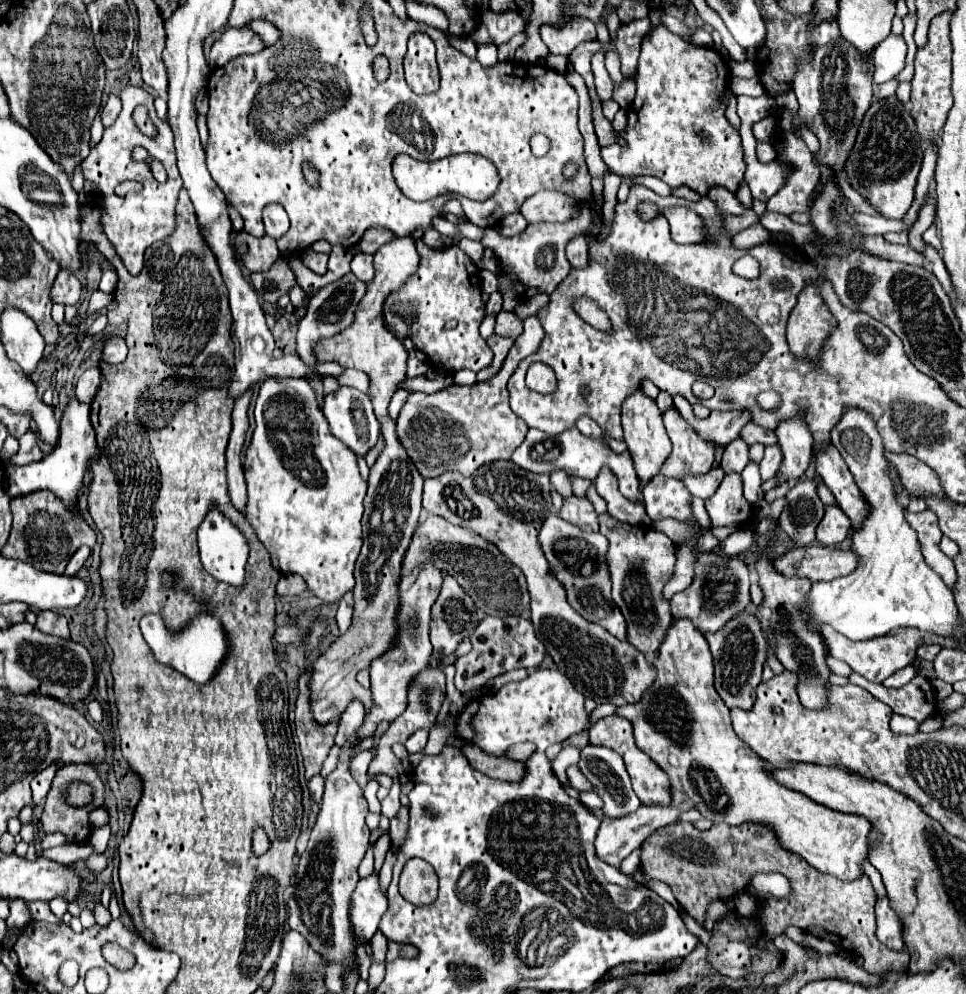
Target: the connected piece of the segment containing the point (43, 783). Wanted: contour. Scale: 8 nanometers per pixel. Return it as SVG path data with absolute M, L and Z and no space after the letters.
M50 764L46 770L42 770L30 783L32 800L35 806L38 806L46 798L48 790L50 790L50 784L52 784L52 778L54 778L56 772L58 772L58 764Z

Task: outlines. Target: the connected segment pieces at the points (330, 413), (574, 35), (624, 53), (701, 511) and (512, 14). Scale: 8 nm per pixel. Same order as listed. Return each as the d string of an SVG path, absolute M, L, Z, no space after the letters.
M340 386L336 392L330 392L324 398L324 416L330 424L330 432L356 454L364 456L378 440L380 426L374 416L374 410L372 410L372 400L368 394L364 394L360 390L354 390L350 386Z
M580 18L564 28L554 28L550 24L544 24L540 26L540 38L550 48L552 54L568 56L580 42L596 38L596 24L586 18Z
M630 22L626 26L620 26L618 40L614 42L614 48L620 52L622 62L622 76L634 76L638 68L638 50L640 42L650 30L650 22Z
M692 496L691 509L694 518L698 520L698 524L700 524L702 528L706 528L706 530L708 530L708 528L710 528L710 522L708 522L708 514L706 514L704 500Z
M518 10L508 12L482 12L482 24L488 28L490 38L496 46L510 42L512 36L526 28L524 18Z

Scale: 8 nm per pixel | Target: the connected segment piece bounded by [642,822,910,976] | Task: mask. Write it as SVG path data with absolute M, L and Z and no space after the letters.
M690 822L664 826L642 844L642 870L646 878L666 882L680 906L702 926L706 922L708 906L714 900L732 900L736 894L742 894L758 872L780 872L790 880L792 894L782 900L766 898L760 922L768 938L780 936L786 926L800 926L808 934L822 934L824 940L832 940L836 946L848 942L848 952L864 958L864 970L870 974L904 974L908 970L910 954L906 954L906 950L894 952L888 946L882 946L876 938L876 892L872 892L868 876L854 882L842 882L822 874L802 862L798 854L782 850L774 830L760 822L744 822L742 826L726 826L720 822L706 832L696 830Z

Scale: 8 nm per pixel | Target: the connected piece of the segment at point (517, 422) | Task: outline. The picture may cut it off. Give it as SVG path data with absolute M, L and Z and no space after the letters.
M528 316L524 320L524 332L516 338L510 354L504 360L500 372L472 386L452 384L436 394L412 392L400 410L400 420L396 424L396 434L402 440L404 450L424 478L436 478L446 470L456 470L460 474L474 474L478 466L496 460L510 460L510 454L520 446L528 432L526 422L516 418L508 404L508 378L518 368L520 360L534 354L544 338L542 324L538 316Z

